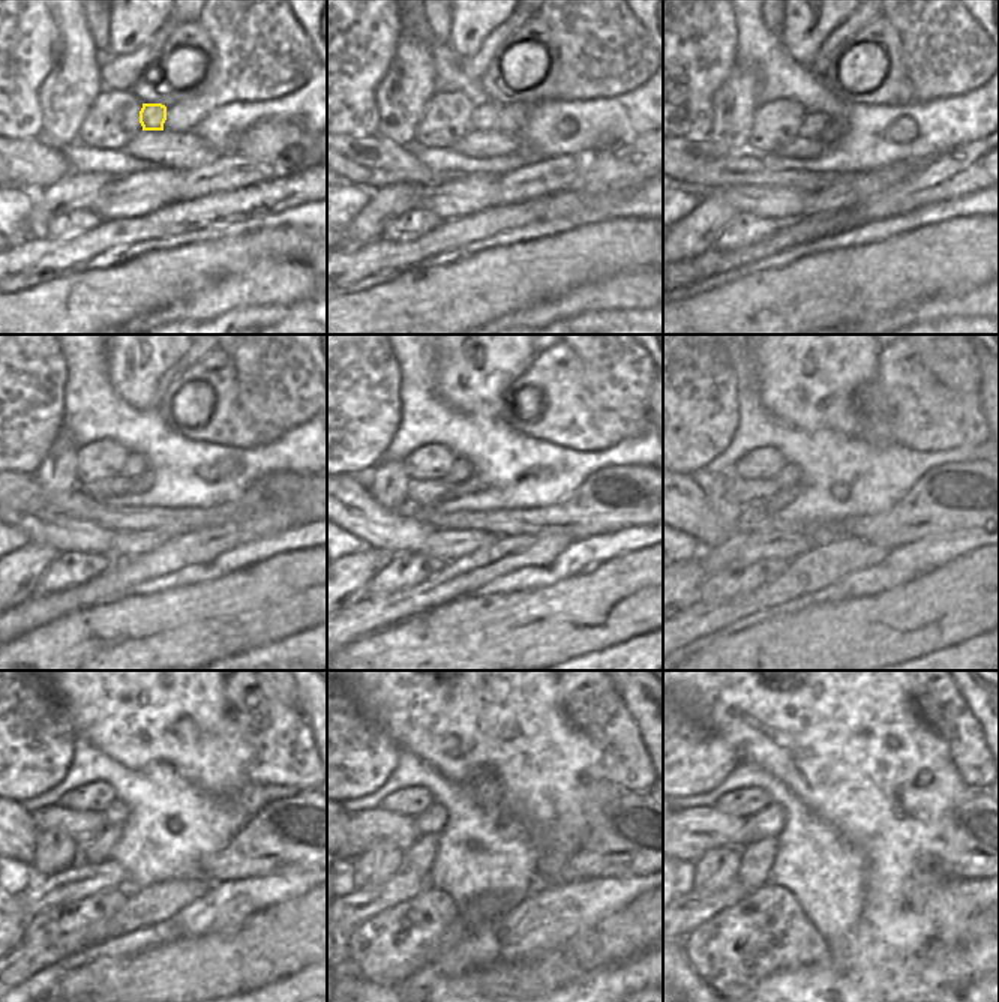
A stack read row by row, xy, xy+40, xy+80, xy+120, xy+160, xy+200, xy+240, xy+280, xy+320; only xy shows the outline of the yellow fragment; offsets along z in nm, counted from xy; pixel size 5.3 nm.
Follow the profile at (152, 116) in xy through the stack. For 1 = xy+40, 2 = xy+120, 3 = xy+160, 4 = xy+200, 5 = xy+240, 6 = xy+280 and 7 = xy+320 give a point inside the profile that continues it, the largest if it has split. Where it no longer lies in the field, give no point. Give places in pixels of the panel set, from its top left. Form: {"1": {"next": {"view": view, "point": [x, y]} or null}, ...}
{"1": {"next": {"view": "xy+40", "point": [485, 116]}}, "2": {"next": {"view": "xy+120", "point": [135, 464]}}, "3": {"next": {"view": "xy+160", "point": [462, 470]}}, "4": {"next": {"view": "xy+200", "point": [788, 476]}}, "5": {"next": {"view": "xy+240", "point": [116, 812]}}, "6": {"next": {"view": "xy+280", "point": [432, 821]}}, "7": {"next": {"view": "xy+320", "point": [767, 824]}}}

